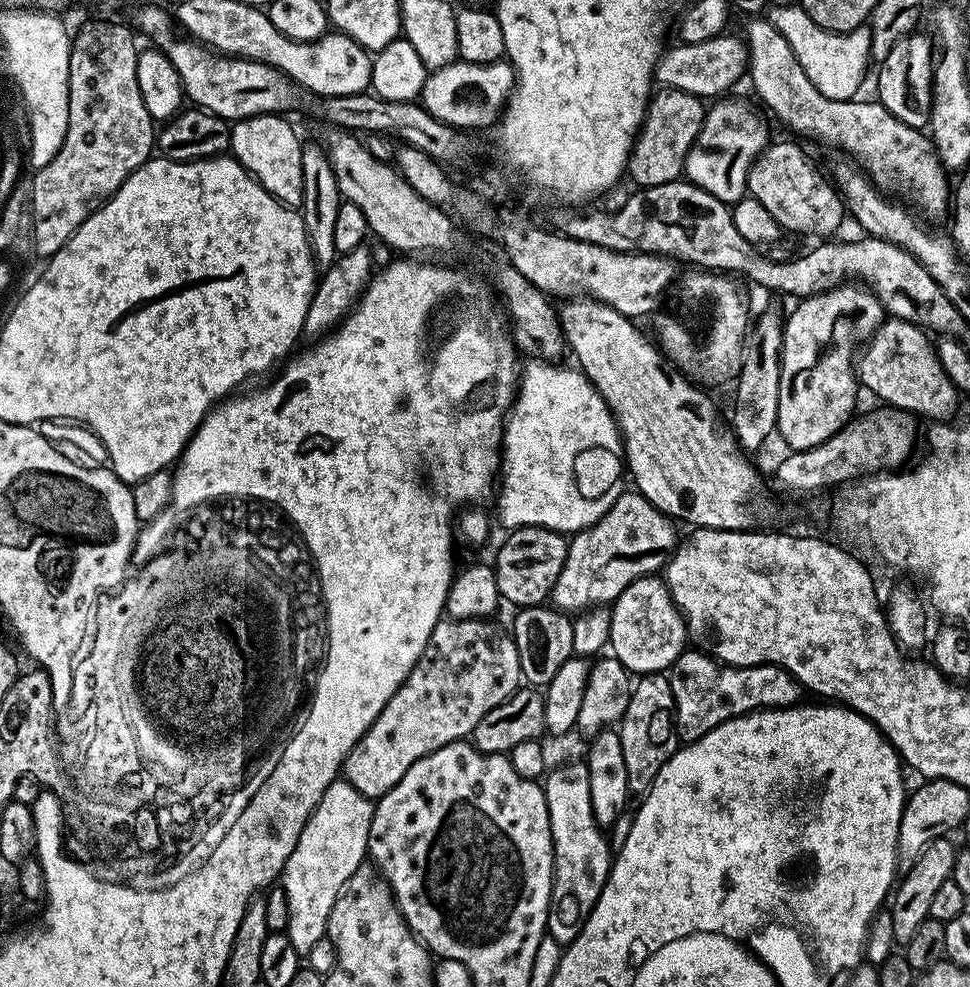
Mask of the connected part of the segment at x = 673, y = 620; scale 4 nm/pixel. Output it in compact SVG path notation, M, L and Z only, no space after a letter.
M659 575L643 576L610 605L609 640L611 655L620 661L623 668L632 674L664 674L671 669L684 651L688 640L688 630L668 592L668 585Z

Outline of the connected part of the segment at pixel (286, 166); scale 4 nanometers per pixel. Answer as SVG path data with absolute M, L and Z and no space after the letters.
M263 115L246 117L231 125L232 143L230 152L239 160L247 172L252 173L266 191L285 206L299 205L304 189L302 178L302 140L287 124L283 115Z

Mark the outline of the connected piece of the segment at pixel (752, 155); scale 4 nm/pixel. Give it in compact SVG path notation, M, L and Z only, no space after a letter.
M720 98L715 101L716 104L707 109L704 113L704 125L700 127L700 132L696 136L695 142L692 144L692 149L688 151L688 157L684 159L684 170L683 175L687 177L689 181L693 184L697 184L699 188L702 190L706 190L710 194L714 194L714 198L718 198L722 201L723 204L727 204L729 206L736 203L737 200L741 200L743 196L748 191L748 171L751 170L751 166L757 158L760 157L760 153L764 151L765 148L770 144L770 138L768 138L768 128L764 125L764 120L759 116L758 113L755 112L754 109L751 108L748 104L743 104L740 100L724 100L728 98Z

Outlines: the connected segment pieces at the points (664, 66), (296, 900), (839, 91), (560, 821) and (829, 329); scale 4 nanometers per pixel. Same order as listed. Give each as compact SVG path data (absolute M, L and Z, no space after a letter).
M721 34L703 40L697 44L680 42L677 48L672 48L661 55L655 69L654 76L657 81L661 80L664 88L680 88L701 98L719 97L740 75L746 72L746 65L749 63L748 49L745 41L736 36Z
M337 778L326 786L326 792L318 802L316 809L310 814L290 858L286 858L282 873L282 887L288 907L288 924L286 931L290 942L294 942L294 950L300 955L306 956L320 944L320 939L325 939L328 930L330 910L334 910L334 902L346 886L346 882L355 872L361 871L363 860L368 856L368 835L370 834L370 822L372 821L373 801L363 796L350 781Z
M798 4L771 7L766 16L786 38L810 82L824 97L836 101L851 100L857 94L872 54L872 30L863 24L850 32L827 32L815 24Z
M584 762L564 763L553 767L543 781L544 797L550 814L550 834L552 835L552 897L548 907L548 926L546 929L549 937L560 943L560 946L573 944L582 934L582 926L594 910L598 898L608 880L608 871L612 868L614 853L609 847L609 837L605 829L596 823L594 810L590 806L590 778L588 766Z
M856 282L805 296L797 304L800 305L783 321L775 431L791 451L805 452L829 440L853 419L852 407L858 393L854 353L861 343L860 336L871 337L876 327L884 323L886 313L876 295Z

